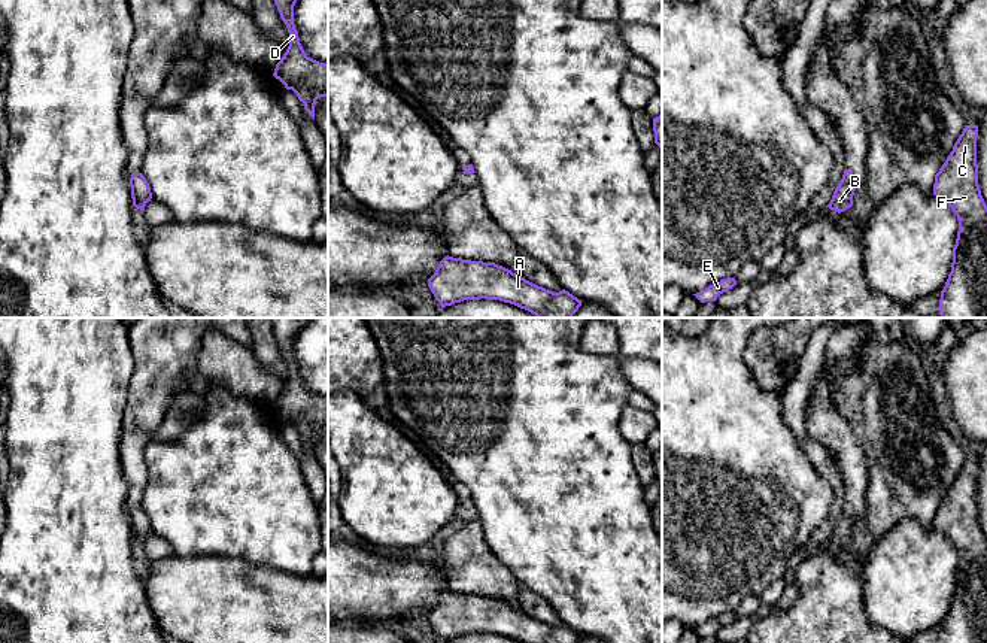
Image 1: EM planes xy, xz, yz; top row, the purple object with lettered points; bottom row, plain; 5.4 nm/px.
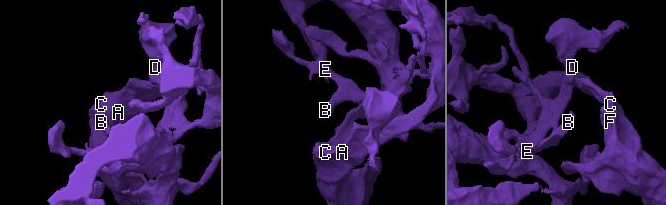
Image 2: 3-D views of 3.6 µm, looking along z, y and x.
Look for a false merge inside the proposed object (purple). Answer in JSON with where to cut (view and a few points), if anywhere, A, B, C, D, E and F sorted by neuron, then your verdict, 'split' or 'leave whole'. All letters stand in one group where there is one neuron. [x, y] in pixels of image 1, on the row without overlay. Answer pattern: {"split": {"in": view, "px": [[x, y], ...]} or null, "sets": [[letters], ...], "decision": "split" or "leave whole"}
{"split": null, "sets": [["A", "B", "C", "D", "E", "F"]], "decision": "leave whole"}

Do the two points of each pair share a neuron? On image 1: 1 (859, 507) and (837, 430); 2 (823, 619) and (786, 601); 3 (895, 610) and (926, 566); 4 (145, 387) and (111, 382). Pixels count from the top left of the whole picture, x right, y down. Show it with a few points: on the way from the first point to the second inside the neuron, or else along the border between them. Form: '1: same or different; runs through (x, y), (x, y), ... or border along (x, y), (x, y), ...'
1: same; runs through (856, 488), (855, 470), (847, 449)
2: different; border along (795, 581), (798, 598), (784, 609), (776, 609)
3: same; runs through (905, 600), (907, 585), (916, 576)
4: different; border along (131, 349), (134, 370), (121, 418)

